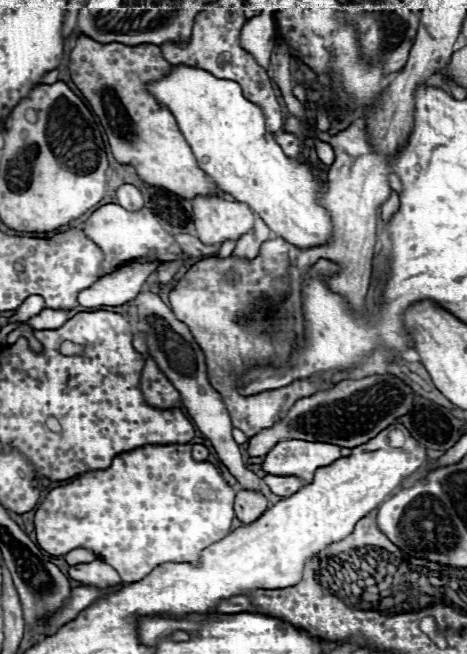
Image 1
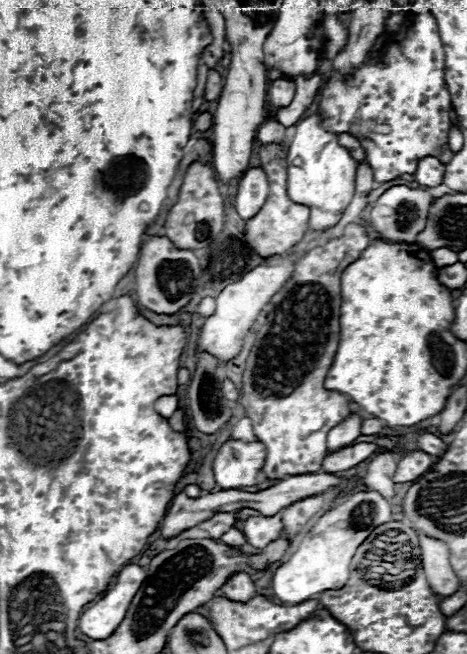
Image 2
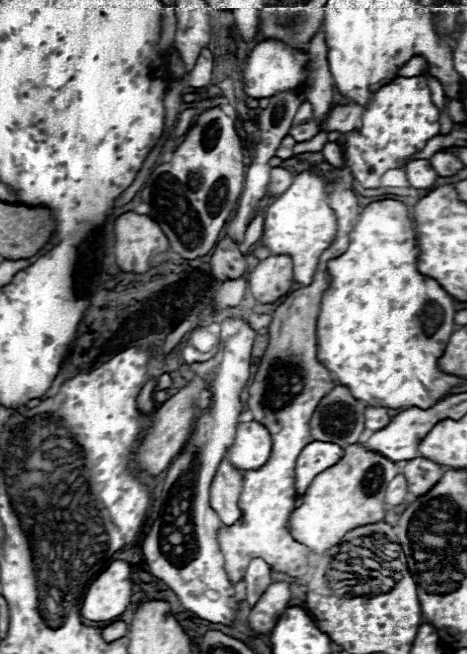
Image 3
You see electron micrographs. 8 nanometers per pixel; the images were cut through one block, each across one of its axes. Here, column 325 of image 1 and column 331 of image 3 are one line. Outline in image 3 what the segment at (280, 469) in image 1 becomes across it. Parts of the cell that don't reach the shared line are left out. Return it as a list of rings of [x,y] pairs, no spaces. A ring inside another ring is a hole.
[[[314,440],[302,448],[298,460],[296,460],[296,492],[302,496],[308,486],[312,484],[314,476],[324,472],[326,468],[338,464],[338,460],[344,456],[344,448],[330,442]]]

